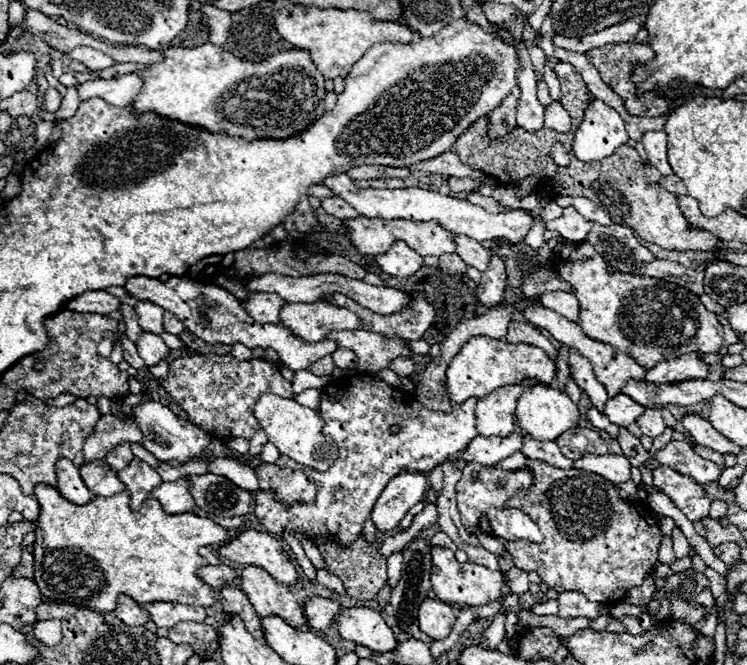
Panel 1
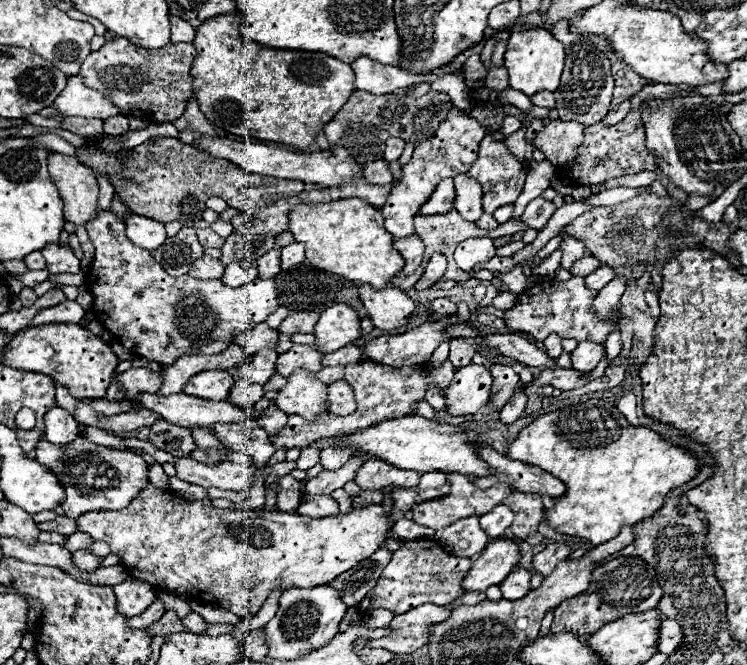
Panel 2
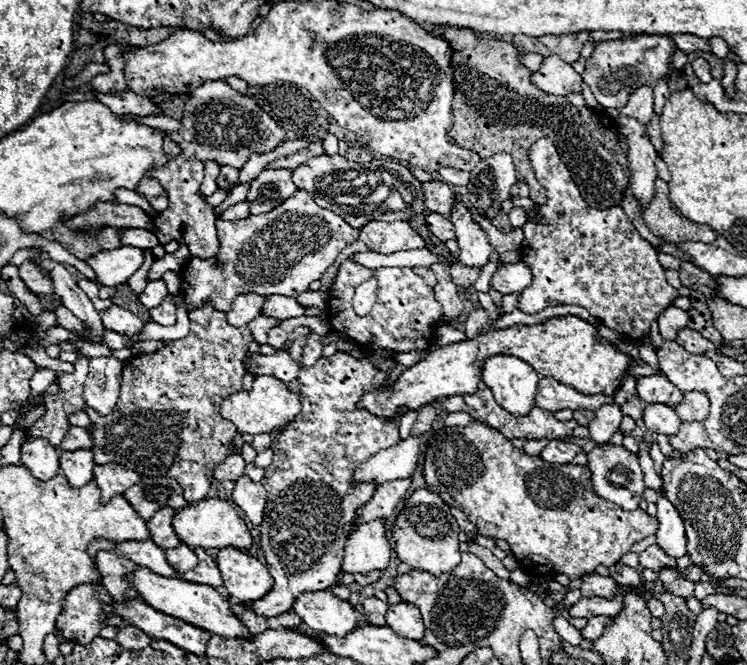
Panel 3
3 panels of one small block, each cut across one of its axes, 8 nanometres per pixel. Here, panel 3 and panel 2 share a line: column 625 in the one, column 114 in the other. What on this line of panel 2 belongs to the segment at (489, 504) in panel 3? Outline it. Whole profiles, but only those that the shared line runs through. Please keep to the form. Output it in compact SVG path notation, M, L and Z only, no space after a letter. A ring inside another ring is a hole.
M152 484L146 486L144 490L138 492L138 496L130 502L130 506L126 510L94 510L94 512L88 512L80 518L76 518L76 526L78 526L78 532L84 532L88 536L92 536L92 540L100 540L100 542L106 542L112 550L112 554L118 554L120 556L120 562L128 568L128 572L134 576L134 578L140 578L142 582L148 582L152 584L158 592L174 592L174 594L182 594L182 596L188 596L190 600L196 600L200 604L212 604L212 606L222 606L222 608L228 608L230 612L238 614L238 616L250 616L250 614L256 614L264 602L268 600L268 596L274 592L274 590L290 590L292 586L296 588L308 588L308 586L320 586L324 582L330 582L332 578L340 576L342 572L350 570L352 566L356 566L356 562L360 562L362 558L368 558L368 554L374 554L388 538L388 530L390 526L394 524L394 520L390 516L384 514L382 506L368 506L368 508L356 508L348 514L336 514L336 516L328 516L328 518L308 518L308 516L300 516L300 514L290 514L290 512L280 512L280 510L226 510L226 508L214 508L212 506L212 500L210 498L204 498L204 500L192 500L192 502L184 502L180 496L168 492L168 490L160 490L160 488L154 488Z

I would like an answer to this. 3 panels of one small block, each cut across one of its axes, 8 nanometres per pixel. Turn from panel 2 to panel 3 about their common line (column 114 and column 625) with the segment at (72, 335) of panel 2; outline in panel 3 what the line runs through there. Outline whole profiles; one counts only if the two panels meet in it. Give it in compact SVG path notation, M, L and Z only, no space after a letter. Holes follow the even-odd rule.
M560 316L550 318L544 324L518 324L506 330L490 330L486 334L478 334L474 340L436 348L424 360L408 368L388 390L364 394L360 406L370 410L372 414L392 418L398 406L418 410L428 402L442 400L444 396L472 394L482 384L484 360L496 354L516 356L528 362L540 376L550 376L560 384L574 386L574 390L582 394L614 394L626 374L626 368L632 364L630 356L618 352L612 342L602 340L590 322L584 322L576 316Z

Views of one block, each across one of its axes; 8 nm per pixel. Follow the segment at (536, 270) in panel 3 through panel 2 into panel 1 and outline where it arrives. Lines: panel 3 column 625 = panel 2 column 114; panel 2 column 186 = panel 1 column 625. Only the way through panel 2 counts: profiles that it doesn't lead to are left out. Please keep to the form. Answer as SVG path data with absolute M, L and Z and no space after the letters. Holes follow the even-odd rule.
M588 242L566 244L556 258L556 272L576 290L574 296L580 302L578 326L584 334L632 356L644 368L652 368L664 358L680 358L680 354L688 352L718 354L724 344L722 324L716 320L716 314L704 308L700 296L660 278L610 276L604 258Z

